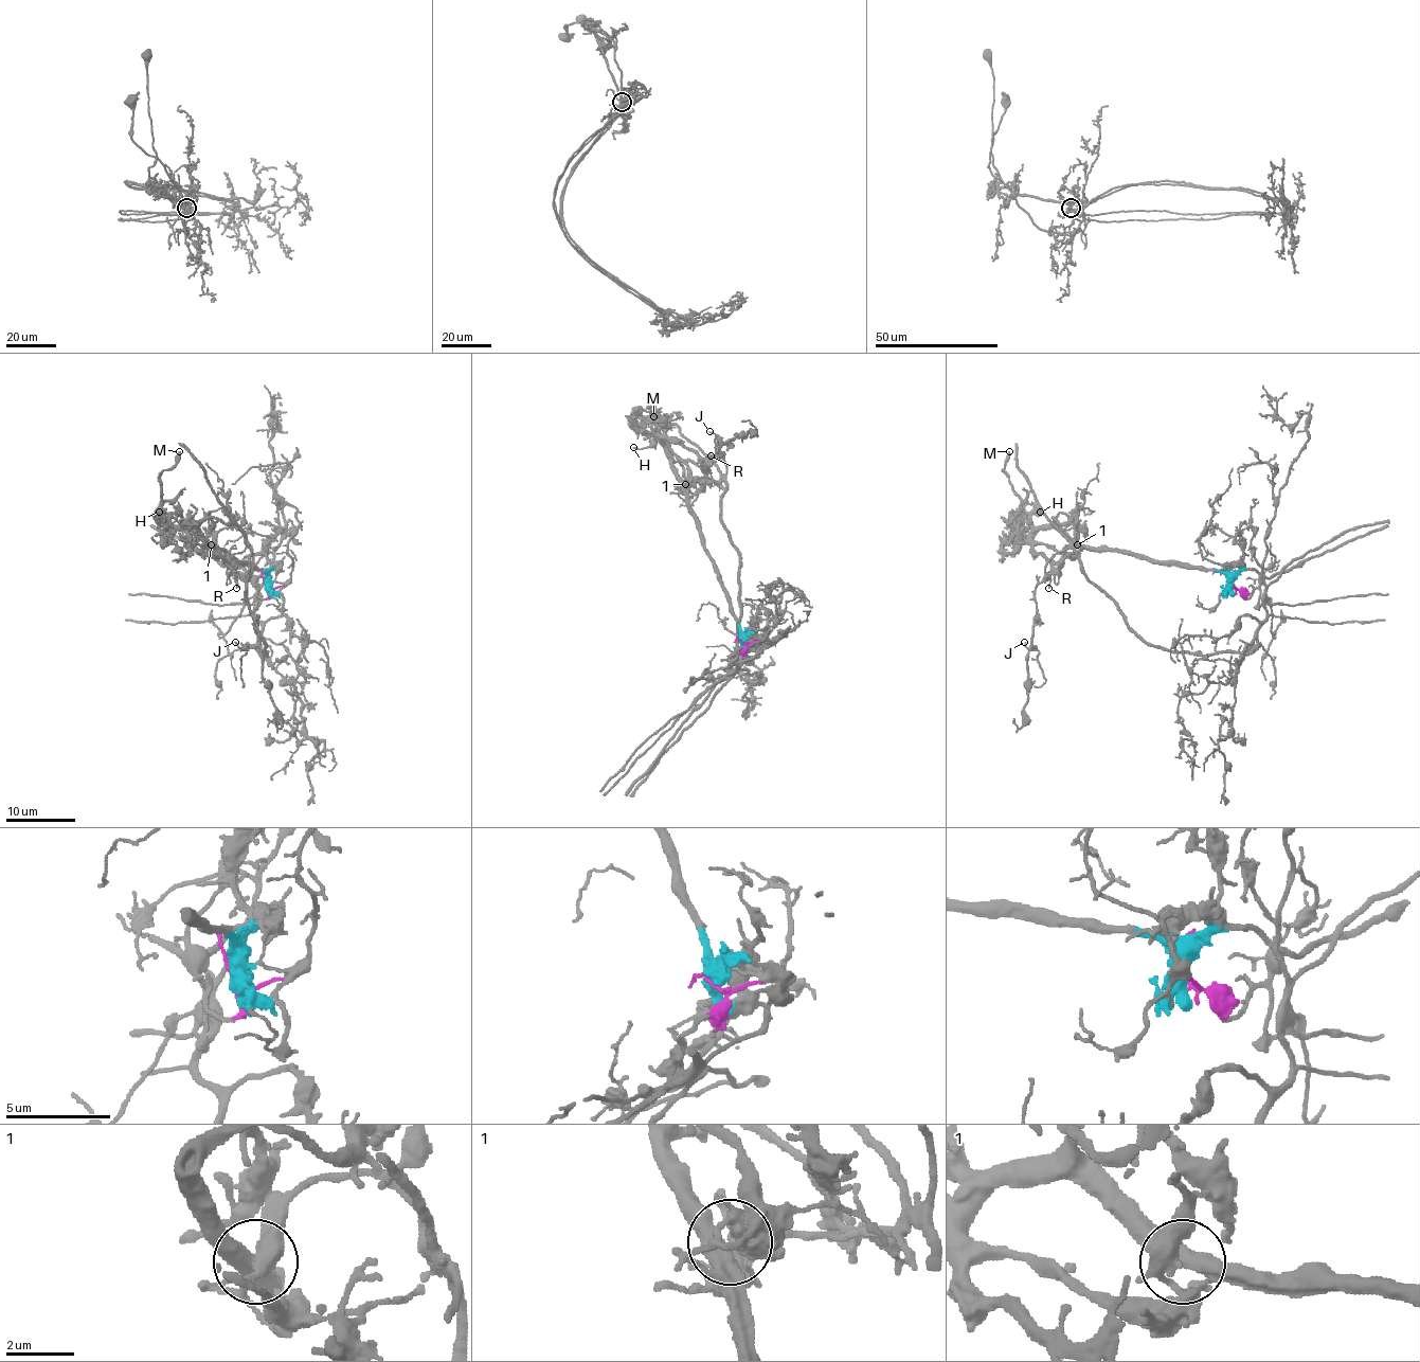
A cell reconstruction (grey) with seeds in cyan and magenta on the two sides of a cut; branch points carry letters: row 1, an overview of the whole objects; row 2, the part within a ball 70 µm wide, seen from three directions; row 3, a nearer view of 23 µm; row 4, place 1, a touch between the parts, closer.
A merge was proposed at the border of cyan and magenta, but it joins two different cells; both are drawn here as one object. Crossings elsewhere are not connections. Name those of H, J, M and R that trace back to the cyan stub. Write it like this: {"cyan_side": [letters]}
{"cyan_side": ["H", "M"]}

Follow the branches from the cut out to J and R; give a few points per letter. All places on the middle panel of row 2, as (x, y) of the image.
J: (740, 639), (746, 647), (729, 674), (738, 550), (721, 520), (719, 443), (733, 438), (710, 432)
R: (740, 639), (746, 647), (732, 658), (730, 674), (740, 614), (738, 554), (721, 520), (724, 454), (711, 457)

